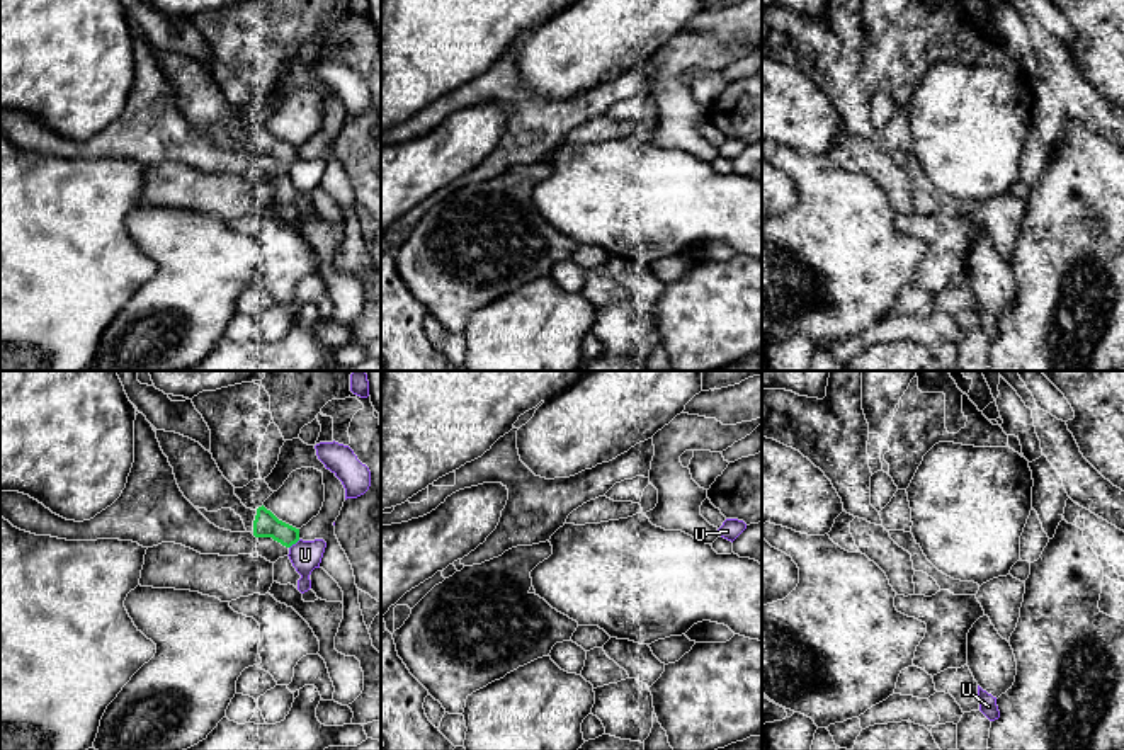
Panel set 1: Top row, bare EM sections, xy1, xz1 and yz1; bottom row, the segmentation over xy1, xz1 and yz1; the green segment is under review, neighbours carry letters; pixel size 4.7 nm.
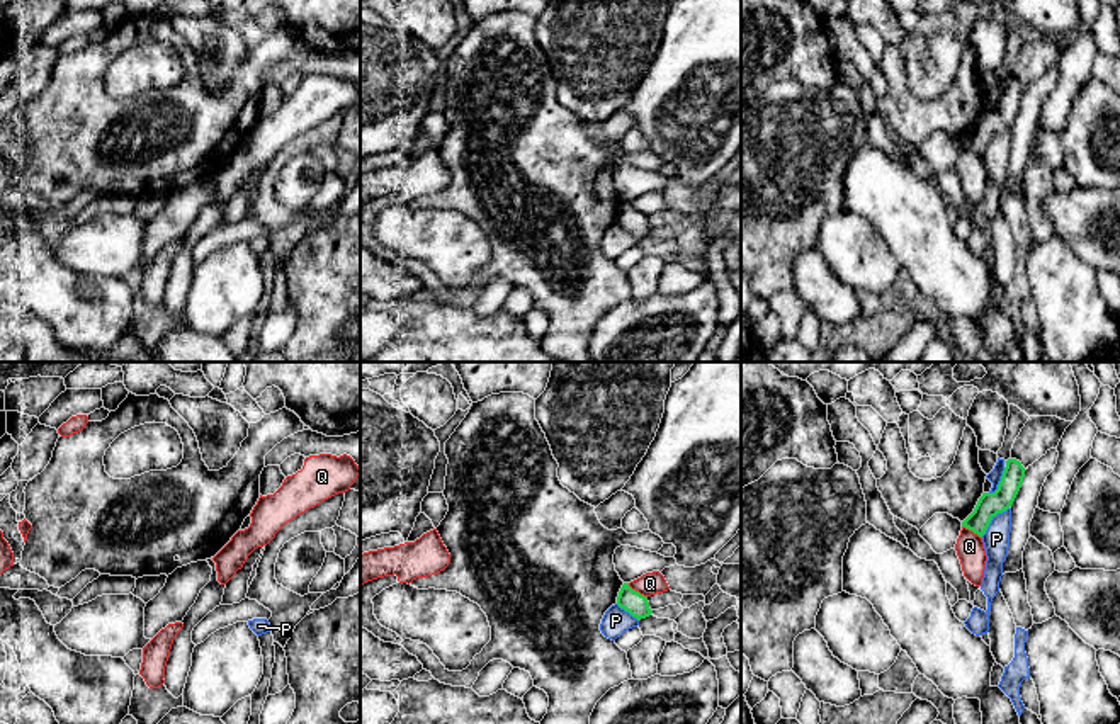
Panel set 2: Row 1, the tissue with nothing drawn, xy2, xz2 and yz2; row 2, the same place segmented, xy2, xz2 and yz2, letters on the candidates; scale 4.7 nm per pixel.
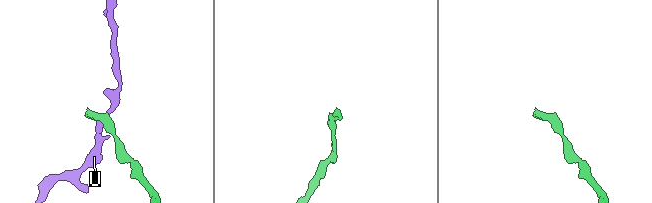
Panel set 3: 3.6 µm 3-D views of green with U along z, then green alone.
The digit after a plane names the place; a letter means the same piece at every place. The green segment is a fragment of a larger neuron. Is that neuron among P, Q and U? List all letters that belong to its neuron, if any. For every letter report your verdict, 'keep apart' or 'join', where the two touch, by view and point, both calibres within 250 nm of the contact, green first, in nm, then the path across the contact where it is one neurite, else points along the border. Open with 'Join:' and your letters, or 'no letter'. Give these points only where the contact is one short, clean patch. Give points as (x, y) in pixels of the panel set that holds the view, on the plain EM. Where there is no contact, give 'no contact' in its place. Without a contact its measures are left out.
Join: no letter
P: keep apart; contact yz2 (991, 138); calibres 110 and 130 nm; border yz2 (1008, 126), (991, 140), (981, 155)
Q: keep apart; contact xz2 (638, 211); calibres 110 and 110 nm; border xz2 (627, 203), (646, 216)
U: keep apart; contact xy1 (295, 162); calibres 120 and 140 nm; border xy1 (300, 159), (289, 167)

